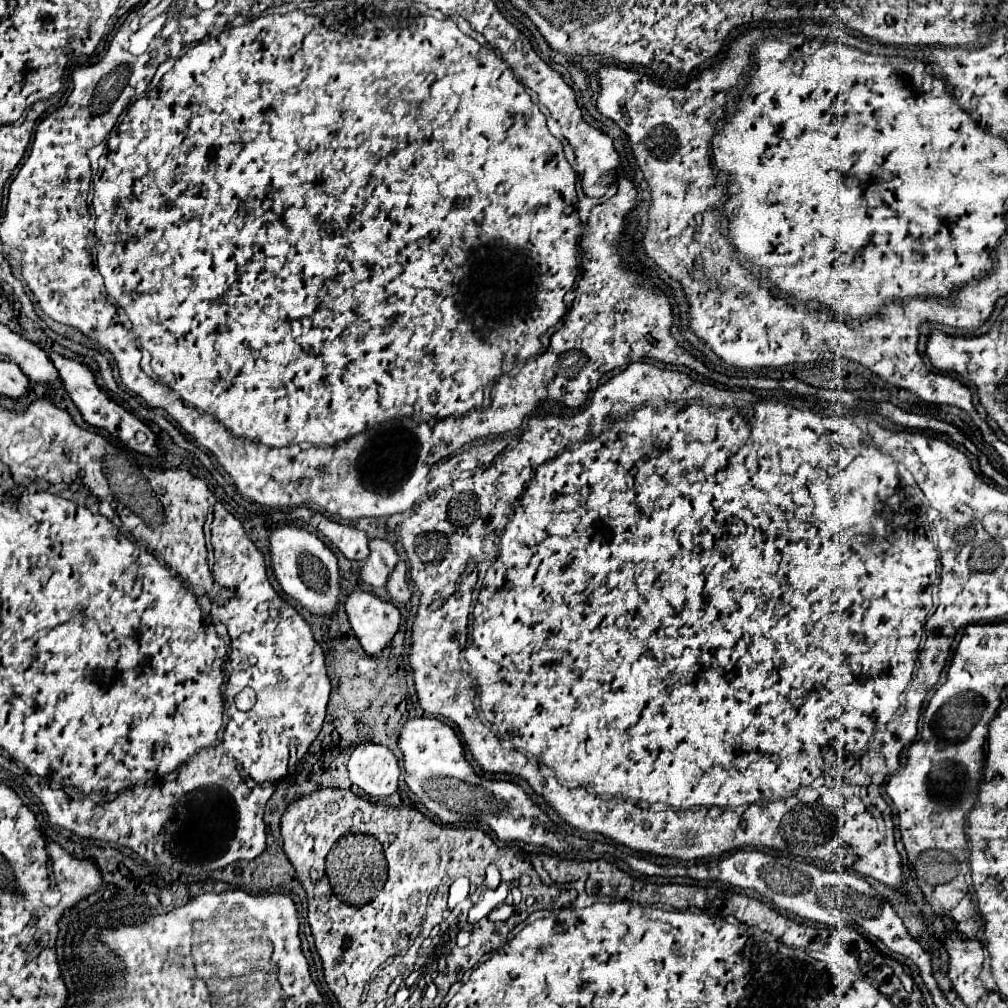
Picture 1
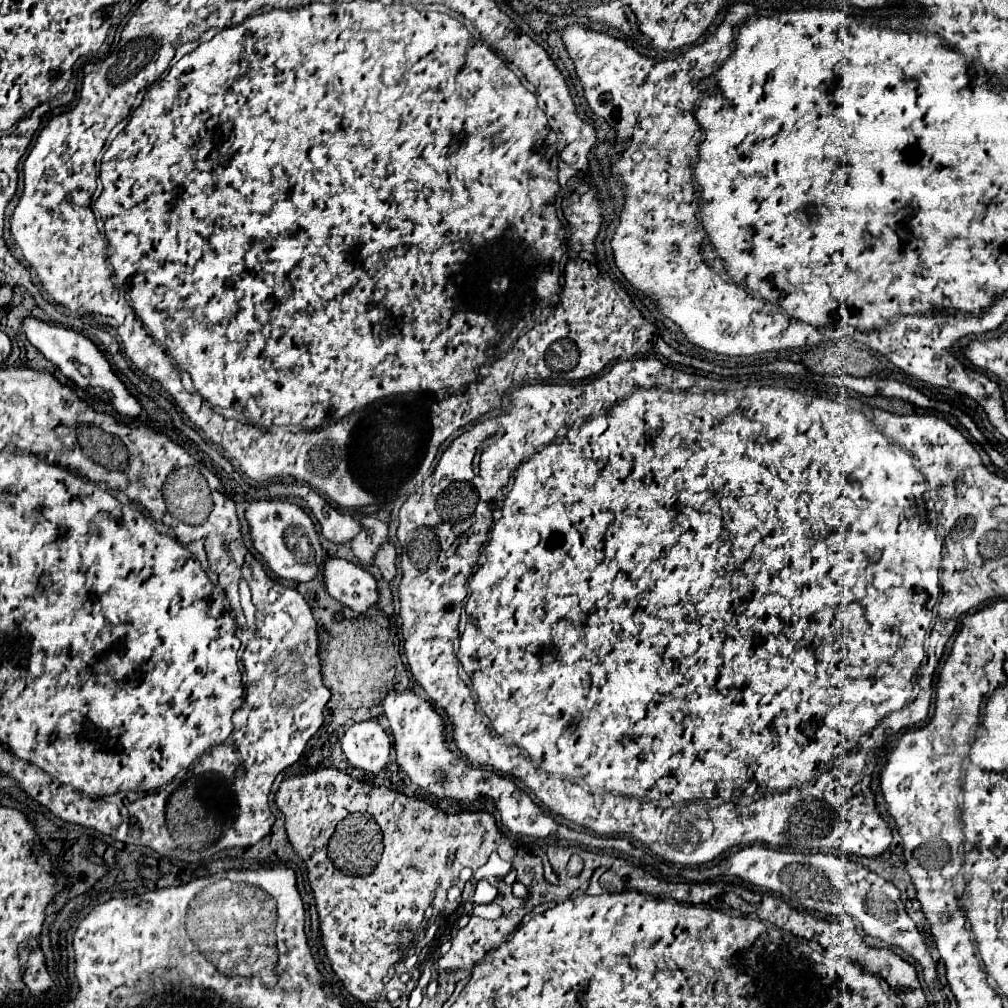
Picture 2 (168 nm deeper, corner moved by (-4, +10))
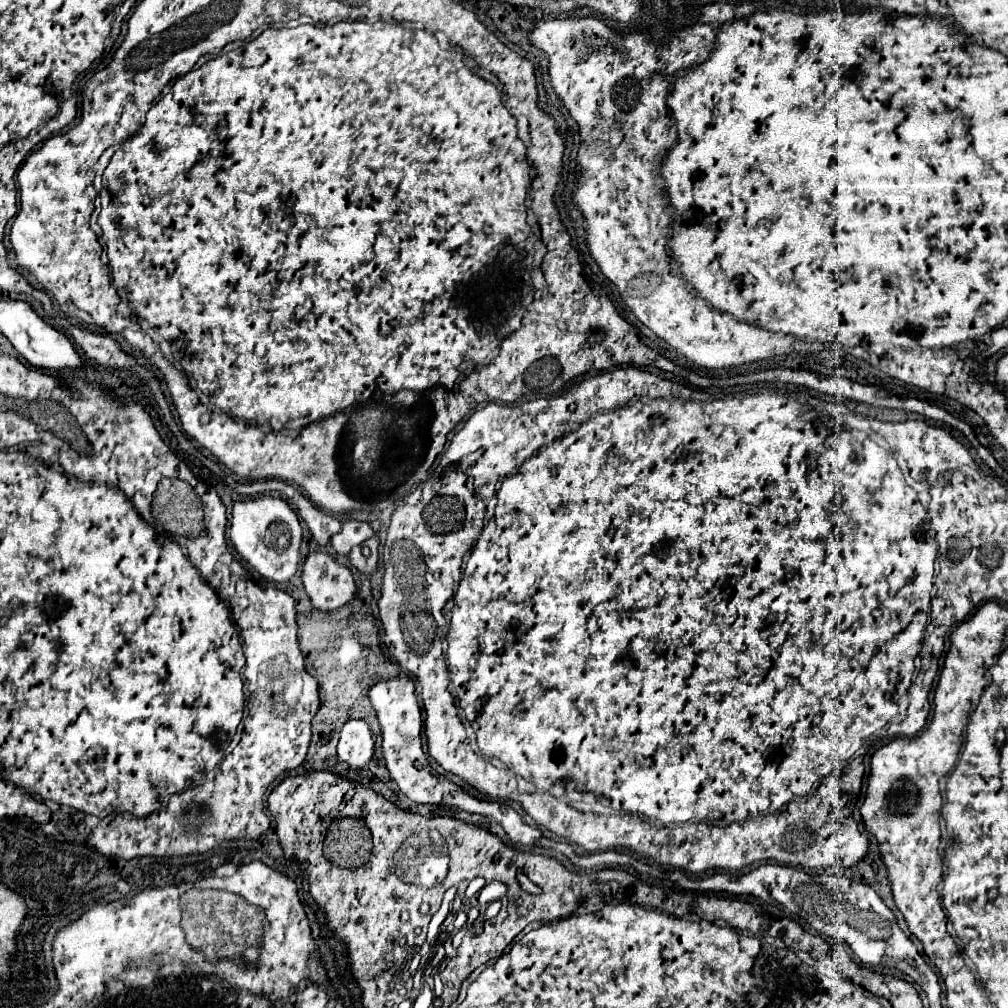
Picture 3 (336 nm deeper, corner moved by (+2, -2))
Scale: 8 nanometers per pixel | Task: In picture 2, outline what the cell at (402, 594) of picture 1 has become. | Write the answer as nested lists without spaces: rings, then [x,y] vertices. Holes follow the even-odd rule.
[[[385,544],[383,548],[379,548],[379,552],[375,556],[375,566],[379,566],[379,570],[387,582],[393,582],[393,578],[397,574],[395,560],[397,560],[397,552],[395,552],[393,544]]]

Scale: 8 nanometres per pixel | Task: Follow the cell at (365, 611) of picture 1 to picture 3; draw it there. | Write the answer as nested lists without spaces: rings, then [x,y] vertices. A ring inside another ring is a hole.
[[[321,550],[305,556],[301,580],[313,606],[323,612],[339,610],[353,600],[357,590],[351,570]]]

